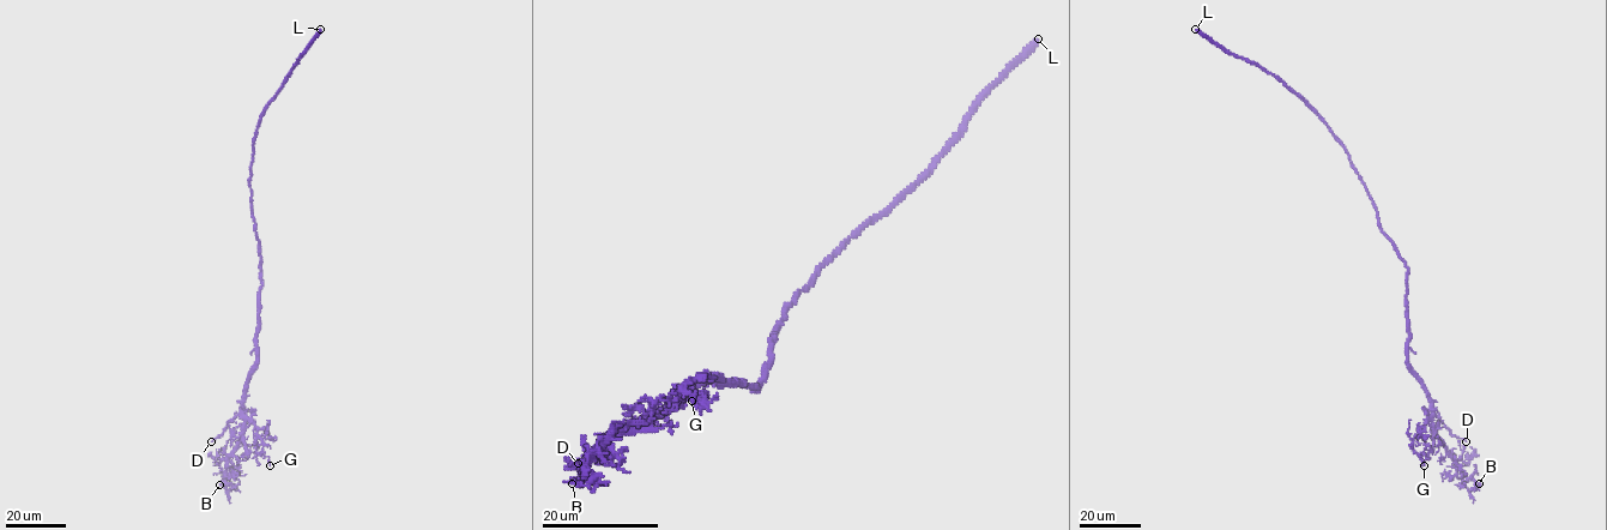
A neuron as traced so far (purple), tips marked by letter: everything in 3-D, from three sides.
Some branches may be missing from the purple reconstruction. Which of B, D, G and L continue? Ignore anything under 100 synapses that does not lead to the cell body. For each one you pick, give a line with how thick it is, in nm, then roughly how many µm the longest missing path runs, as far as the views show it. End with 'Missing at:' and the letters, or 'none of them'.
L: 440 nm | 45 µm
Missing at: L

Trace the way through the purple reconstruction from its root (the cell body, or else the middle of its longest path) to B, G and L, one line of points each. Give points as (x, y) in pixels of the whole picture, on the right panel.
B: (1388, 236), (1407, 269), (1408, 368), (1426, 393), (1436, 437), (1462, 485), (1468, 491), (1479, 483)
G: (1388, 236), (1407, 269), (1408, 368), (1421, 385), (1432, 410), (1429, 422), (1413, 439), (1413, 450), (1424, 465)
L: (1388, 236), (1349, 155), (1321, 115), (1273, 74), (1226, 53), (1195, 29)

